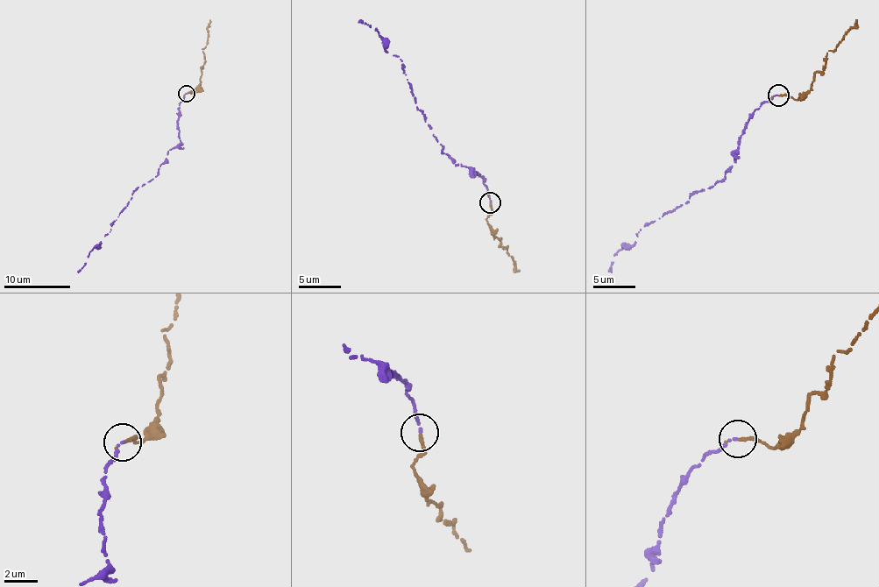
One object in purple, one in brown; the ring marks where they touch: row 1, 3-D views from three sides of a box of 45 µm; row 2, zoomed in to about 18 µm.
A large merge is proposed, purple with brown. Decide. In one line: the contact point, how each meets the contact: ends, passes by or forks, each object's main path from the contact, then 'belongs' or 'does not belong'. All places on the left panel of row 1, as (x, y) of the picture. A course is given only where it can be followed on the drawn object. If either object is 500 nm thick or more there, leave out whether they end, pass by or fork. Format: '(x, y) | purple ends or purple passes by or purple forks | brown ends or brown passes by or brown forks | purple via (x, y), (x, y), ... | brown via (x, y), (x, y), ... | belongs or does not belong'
(186, 93) | purple ends | brown ends | purple via (187, 93), (178, 109), (179, 143), (167, 151), (158, 174), (134, 191), (132, 198), (111, 229), (78, 272) | brown via (187, 93), (194, 94), (200, 84), (201, 70), (204, 62), (202, 50), (207, 44), (209, 20) | does not belong

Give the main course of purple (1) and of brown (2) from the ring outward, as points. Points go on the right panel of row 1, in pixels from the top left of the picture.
1: (778, 95), (744, 126), (725, 176), (641, 229), (635, 241), (624, 244), (613, 255), (608, 272)
2: (778, 95), (797, 100), (808, 91), (814, 74), (824, 67), (827, 52), (837, 46), (856, 20)

